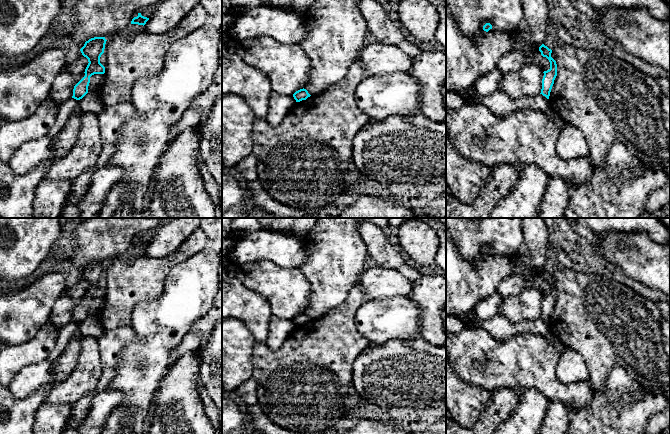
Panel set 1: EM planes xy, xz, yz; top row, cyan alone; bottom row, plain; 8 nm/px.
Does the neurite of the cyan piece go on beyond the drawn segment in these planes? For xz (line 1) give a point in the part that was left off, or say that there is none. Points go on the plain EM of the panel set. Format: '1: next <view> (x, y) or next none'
1: next none

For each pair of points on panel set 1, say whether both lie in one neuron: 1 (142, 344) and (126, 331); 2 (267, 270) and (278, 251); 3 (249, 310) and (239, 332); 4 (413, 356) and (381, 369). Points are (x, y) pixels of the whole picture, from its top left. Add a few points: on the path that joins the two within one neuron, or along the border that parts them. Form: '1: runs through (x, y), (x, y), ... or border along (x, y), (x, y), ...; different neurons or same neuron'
1: border along (131, 326), (134, 337), (121, 350), (120, 356); different neurons
2: border along (248, 262), (271, 260), (284, 267), (294, 267); different neurons
3: border along (232, 317), (240, 320), (255, 340); different neurons
4: runs through (405, 364), (400, 369), (389, 369); same neuron

